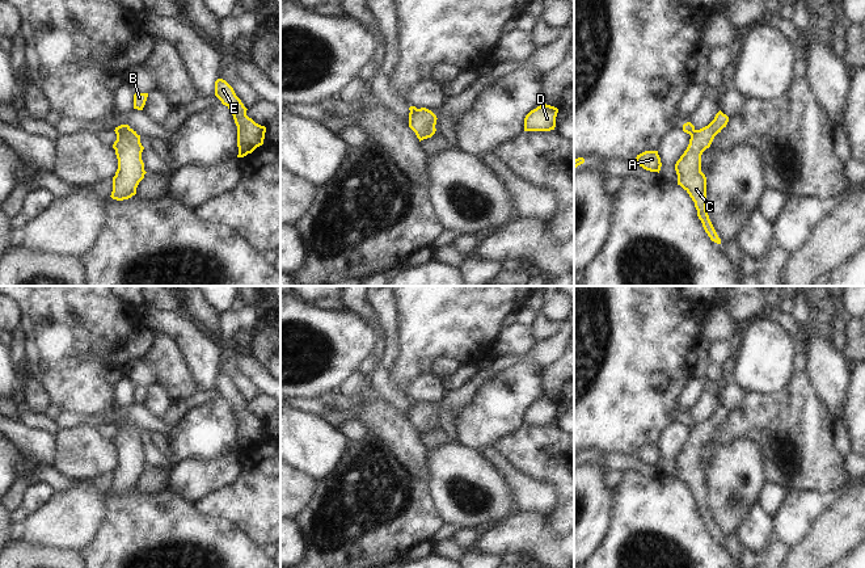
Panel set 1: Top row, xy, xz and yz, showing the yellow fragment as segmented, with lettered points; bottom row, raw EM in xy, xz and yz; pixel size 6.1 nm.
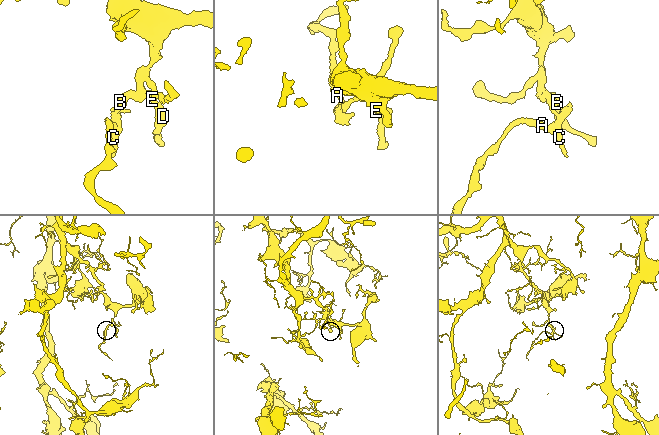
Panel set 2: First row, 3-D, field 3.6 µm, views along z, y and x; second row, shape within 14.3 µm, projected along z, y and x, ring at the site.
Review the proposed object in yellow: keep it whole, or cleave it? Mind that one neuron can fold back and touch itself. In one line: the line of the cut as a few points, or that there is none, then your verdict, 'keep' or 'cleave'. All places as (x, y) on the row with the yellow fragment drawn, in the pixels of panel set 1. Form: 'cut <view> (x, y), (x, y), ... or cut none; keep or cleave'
cut xy (129, 127), (117, 137); cleave

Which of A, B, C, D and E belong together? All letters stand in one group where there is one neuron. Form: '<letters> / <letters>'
A C / B D E

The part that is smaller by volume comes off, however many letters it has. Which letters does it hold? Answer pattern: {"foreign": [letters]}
{"foreign": ["A", "C"]}

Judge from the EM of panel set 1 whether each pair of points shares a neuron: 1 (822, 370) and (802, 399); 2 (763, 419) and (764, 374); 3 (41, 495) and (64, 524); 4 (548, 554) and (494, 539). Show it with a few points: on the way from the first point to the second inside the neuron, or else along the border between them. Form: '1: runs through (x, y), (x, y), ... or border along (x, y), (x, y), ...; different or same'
1: border along (805, 373), (809, 383), (828, 412); different
2: border along (790, 377), (784, 388), (772, 394), (747, 392); different
3: border along (55, 492), (38, 509), (26, 516); different
4: runs through (535, 542), (531, 539), (507, 539); same

